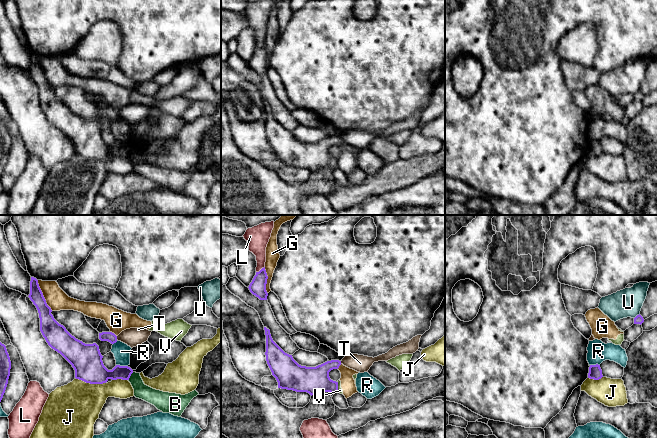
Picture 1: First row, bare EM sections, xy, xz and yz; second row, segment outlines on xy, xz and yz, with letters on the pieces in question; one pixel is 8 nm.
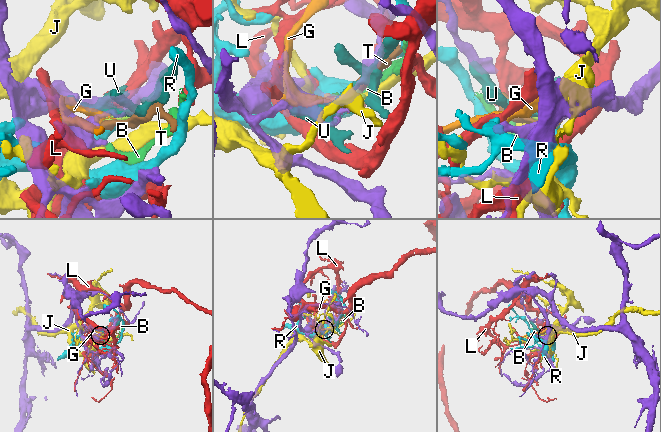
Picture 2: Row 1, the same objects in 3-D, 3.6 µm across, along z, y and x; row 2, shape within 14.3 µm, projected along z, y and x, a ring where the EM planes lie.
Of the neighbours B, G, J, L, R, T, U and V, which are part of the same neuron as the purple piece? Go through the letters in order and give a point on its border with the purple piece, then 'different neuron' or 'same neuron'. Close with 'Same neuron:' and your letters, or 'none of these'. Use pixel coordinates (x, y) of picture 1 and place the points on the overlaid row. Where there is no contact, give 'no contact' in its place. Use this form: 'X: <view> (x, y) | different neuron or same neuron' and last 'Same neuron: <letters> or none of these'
B: xy (130, 375) | different neuron
G: xy (42, 295) | different neuron
J: xy (90, 383) | different neuron
L: xz (261, 269) | different neuron
R: xy (122, 366) | different neuron
T: xy (116, 338) | different neuron
U: yz (636, 316) | different neuron
V: xz (337, 387) | different neuron
Same neuron: none of these

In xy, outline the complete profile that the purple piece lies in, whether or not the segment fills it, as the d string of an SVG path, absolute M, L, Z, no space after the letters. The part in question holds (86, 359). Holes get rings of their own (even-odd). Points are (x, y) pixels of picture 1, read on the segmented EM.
M31 277L28 296L36 306L40 318L40 331L48 345L60 353L74 368L75 378L90 384L103 384L109 379L129 380L133 370L128 366L116 365L108 370L102 361L96 343L85 344L72 336L51 314L38 280Z

